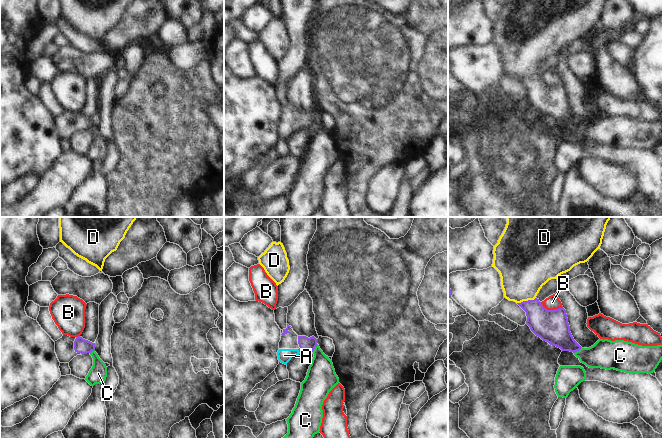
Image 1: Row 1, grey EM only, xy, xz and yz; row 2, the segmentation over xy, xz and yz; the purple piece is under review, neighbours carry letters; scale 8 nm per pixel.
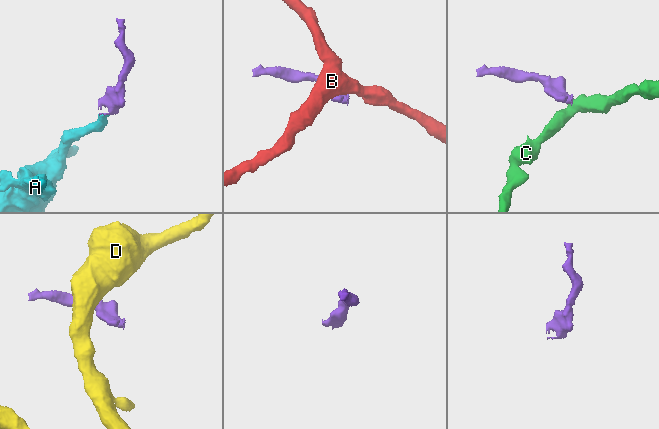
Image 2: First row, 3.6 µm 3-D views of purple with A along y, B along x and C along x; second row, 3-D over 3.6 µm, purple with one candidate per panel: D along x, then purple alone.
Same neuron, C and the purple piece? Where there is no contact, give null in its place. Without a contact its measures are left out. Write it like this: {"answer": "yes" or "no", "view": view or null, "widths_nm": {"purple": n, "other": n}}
{"answer": "no", "view": "xz", "widths_nm": {"purple": 120, "other": 240}}

